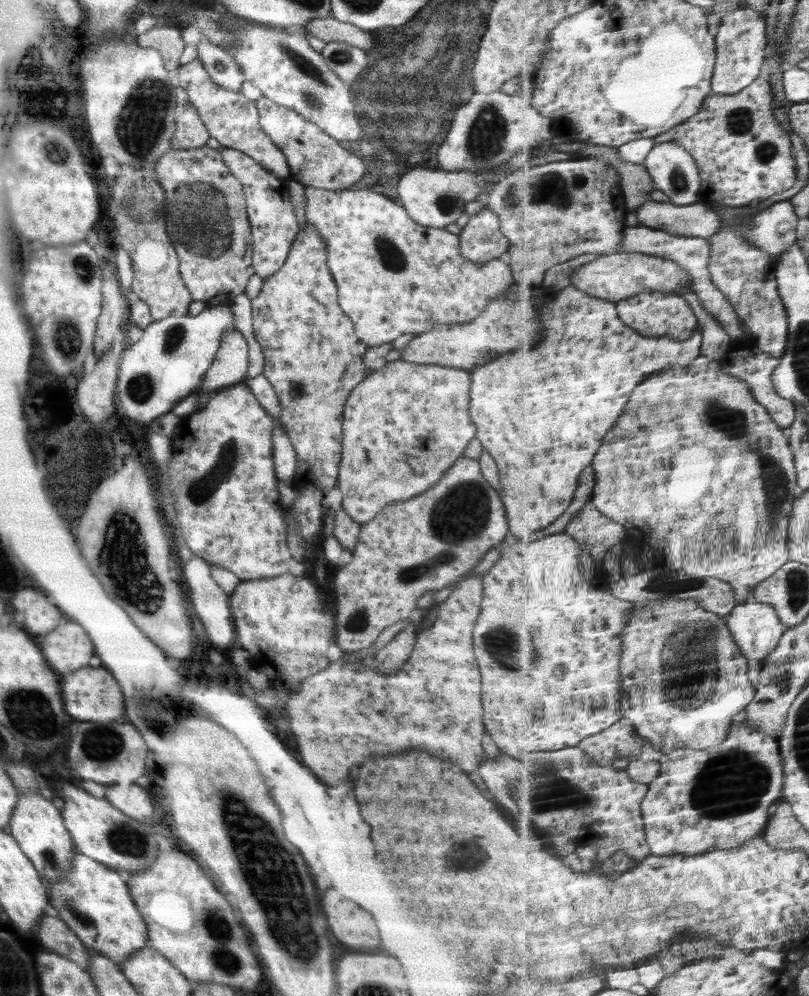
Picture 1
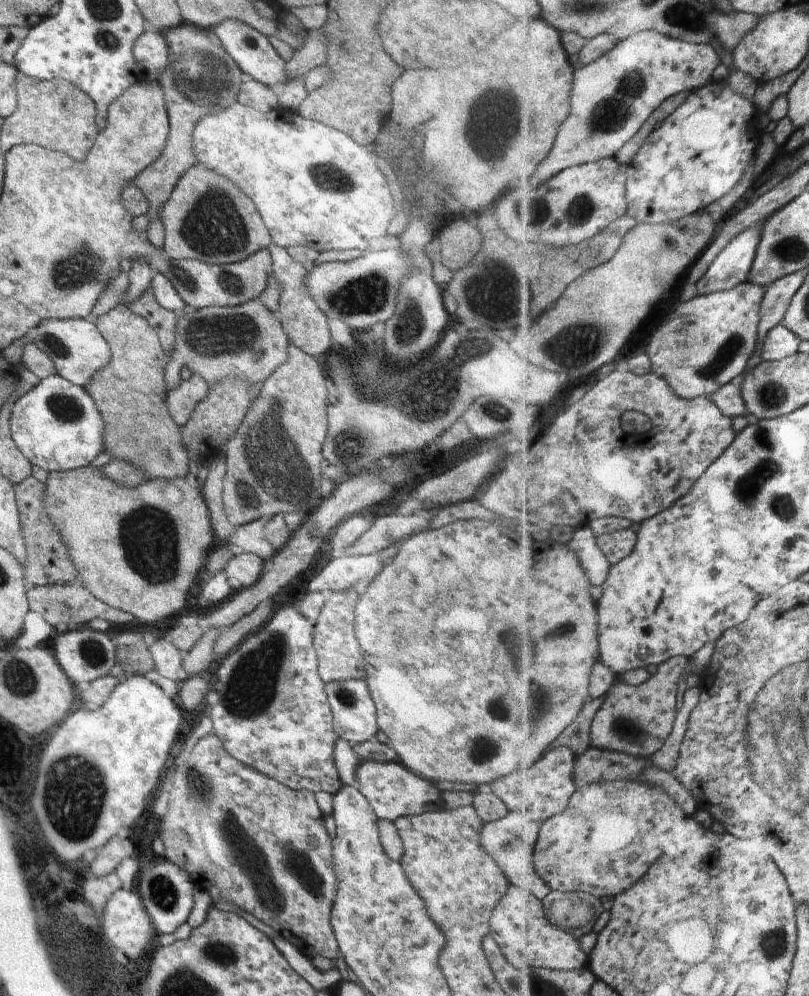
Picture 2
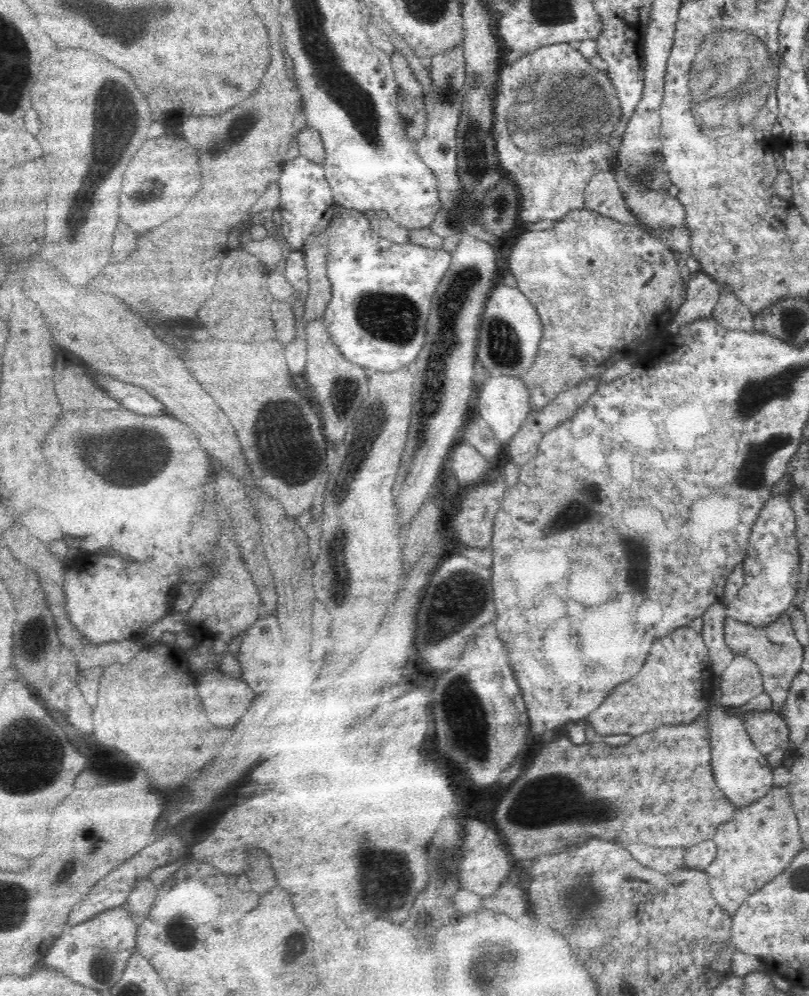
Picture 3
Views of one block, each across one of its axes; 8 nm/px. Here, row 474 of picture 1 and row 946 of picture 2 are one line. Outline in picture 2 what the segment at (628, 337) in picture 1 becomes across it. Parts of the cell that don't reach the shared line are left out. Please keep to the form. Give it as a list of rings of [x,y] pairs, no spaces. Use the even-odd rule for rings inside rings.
[[[512,884],[509,885],[506,894],[498,902],[497,907],[492,911],[489,918],[489,935],[498,944],[506,960],[517,969],[550,967],[559,971],[571,971],[590,968],[590,955],[582,950],[580,939],[552,924],[552,921],[546,918],[544,906],[544,901],[538,898],[537,894],[534,894],[532,890],[526,892],[522,888]]]

